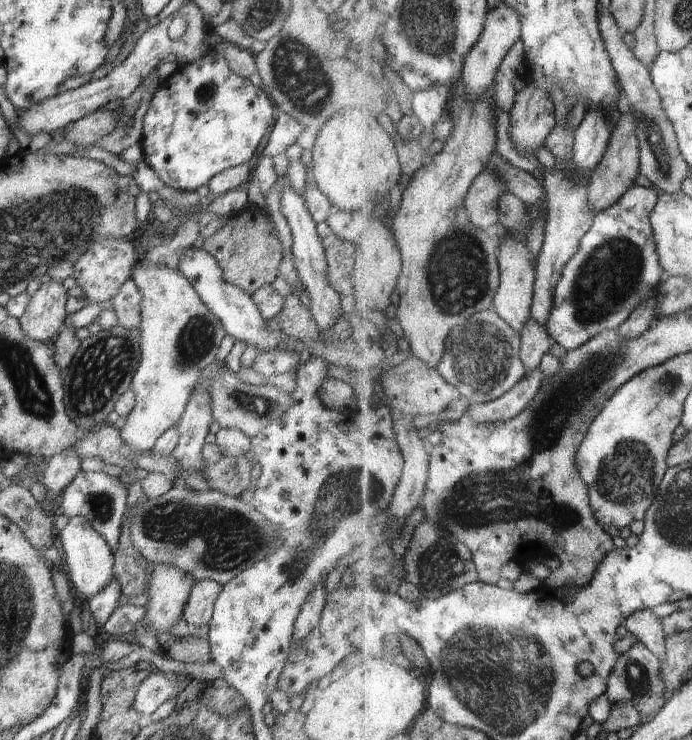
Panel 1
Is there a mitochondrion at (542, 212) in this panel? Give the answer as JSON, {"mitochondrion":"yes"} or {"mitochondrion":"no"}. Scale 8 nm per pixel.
{"mitochondrion":"no"}

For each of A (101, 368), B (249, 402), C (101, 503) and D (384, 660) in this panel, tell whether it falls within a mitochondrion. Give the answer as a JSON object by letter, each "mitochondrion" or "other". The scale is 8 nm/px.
{"A":"mitochondrion","B":"mitochondrion","C":"mitochondrion","D":"other"}

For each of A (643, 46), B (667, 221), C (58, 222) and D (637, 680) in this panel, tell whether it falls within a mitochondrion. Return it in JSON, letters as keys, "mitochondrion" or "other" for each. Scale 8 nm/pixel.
{"A":"other","B":"other","C":"mitochondrion","D":"mitochondrion"}

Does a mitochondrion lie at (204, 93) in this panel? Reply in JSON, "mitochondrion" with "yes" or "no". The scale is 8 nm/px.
{"mitochondrion":"yes"}

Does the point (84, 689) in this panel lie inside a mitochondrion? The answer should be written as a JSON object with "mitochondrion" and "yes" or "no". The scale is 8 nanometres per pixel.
{"mitochondrion":"no"}

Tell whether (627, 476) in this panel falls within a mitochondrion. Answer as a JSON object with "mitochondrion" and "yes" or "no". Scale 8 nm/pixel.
{"mitochondrion":"yes"}

